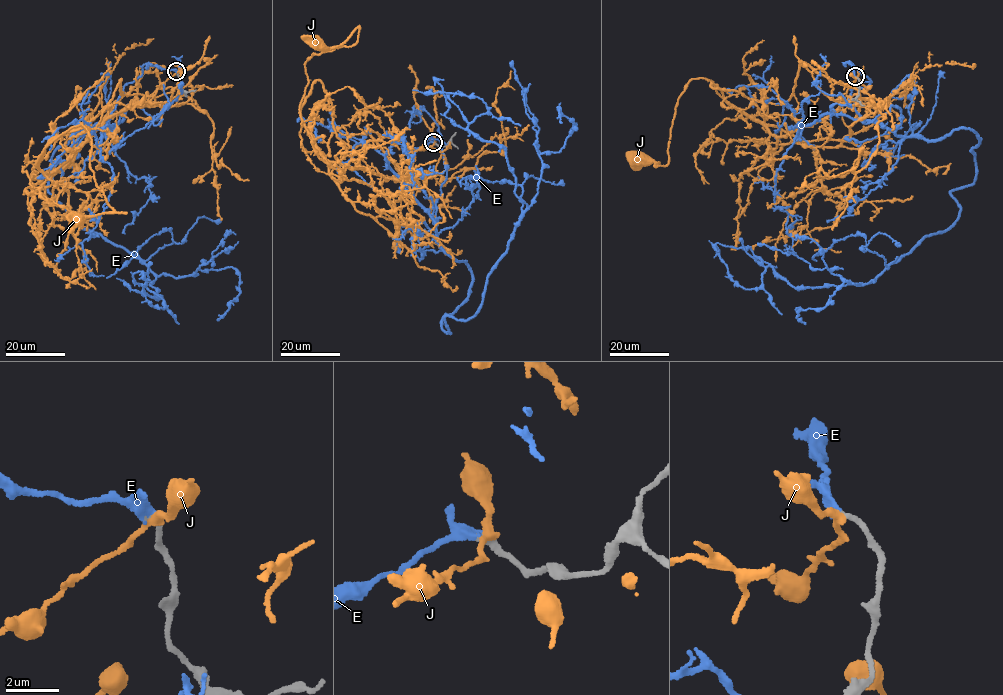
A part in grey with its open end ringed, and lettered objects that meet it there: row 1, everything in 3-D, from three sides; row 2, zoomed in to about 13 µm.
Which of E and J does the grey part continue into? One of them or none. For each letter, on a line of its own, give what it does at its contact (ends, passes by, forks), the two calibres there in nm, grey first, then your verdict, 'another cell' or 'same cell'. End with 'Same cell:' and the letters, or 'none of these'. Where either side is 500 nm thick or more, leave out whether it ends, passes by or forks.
E: it passes by; 260 nm thick on the grey side, 260 nm on the other; same cell
J: it passes by; 280 nm thick on the grey side, 260 nm on the other; another cell
Same cell: E

